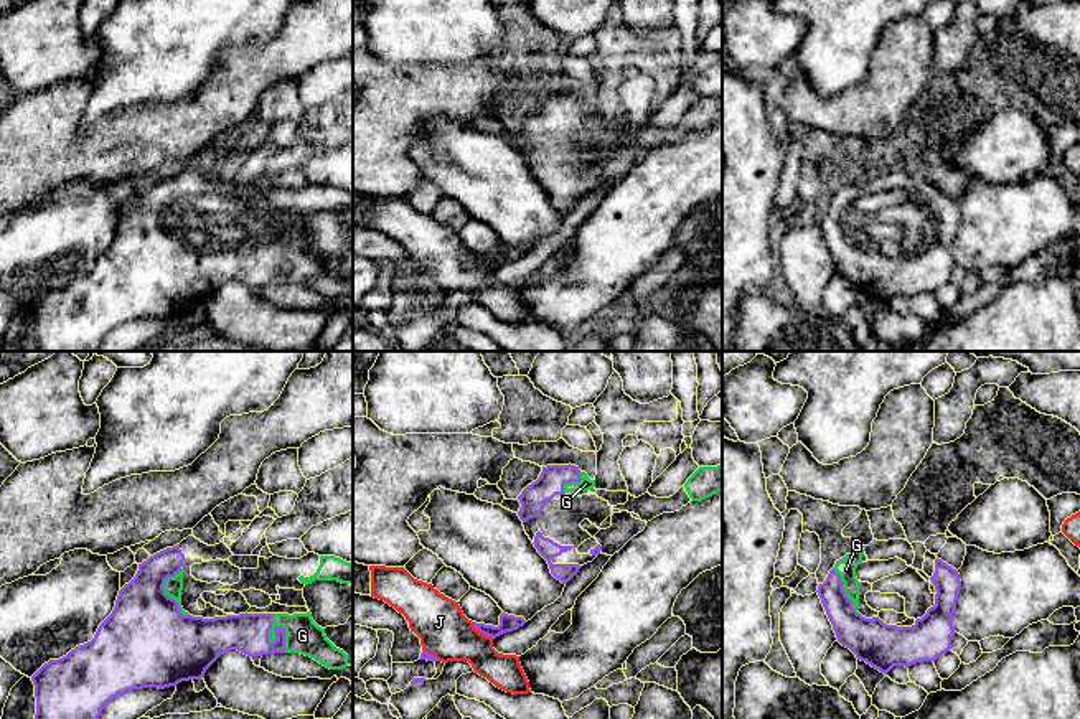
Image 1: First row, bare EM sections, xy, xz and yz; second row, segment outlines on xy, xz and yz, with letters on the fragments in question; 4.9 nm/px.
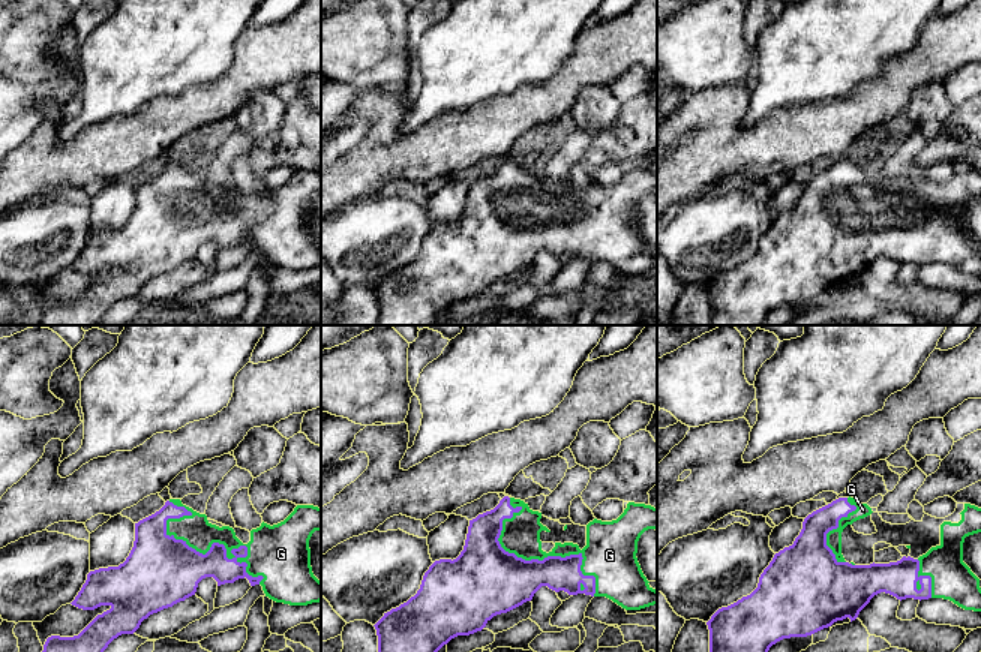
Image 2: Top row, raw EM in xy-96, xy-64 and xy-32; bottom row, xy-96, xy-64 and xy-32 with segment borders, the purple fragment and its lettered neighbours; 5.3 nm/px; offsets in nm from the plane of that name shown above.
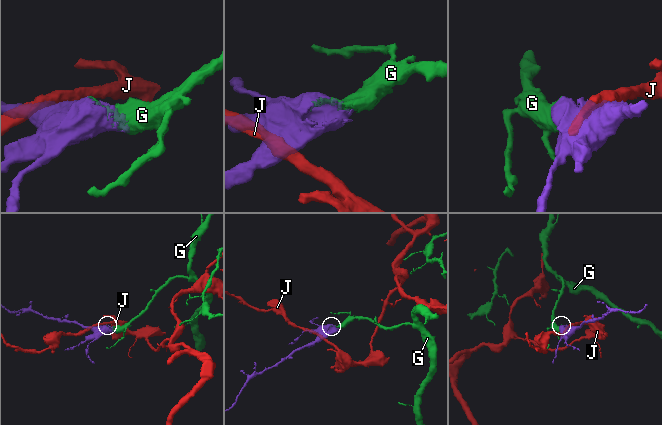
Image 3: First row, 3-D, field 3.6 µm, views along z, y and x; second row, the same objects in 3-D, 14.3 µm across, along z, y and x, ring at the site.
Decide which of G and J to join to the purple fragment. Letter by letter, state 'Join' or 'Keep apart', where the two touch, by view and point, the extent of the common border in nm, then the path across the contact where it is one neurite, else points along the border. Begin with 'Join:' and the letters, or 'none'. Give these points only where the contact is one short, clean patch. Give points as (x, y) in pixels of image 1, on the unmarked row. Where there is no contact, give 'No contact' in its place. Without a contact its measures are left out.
Join: G
G: Join. Touches purple at xy (284, 261). Shared border 200 nm
J: Keep apart. Touches purple at xz (482, 263). Shared border 140 nm. Boundary: xz (472, 253), (480, 263), (493, 269)

